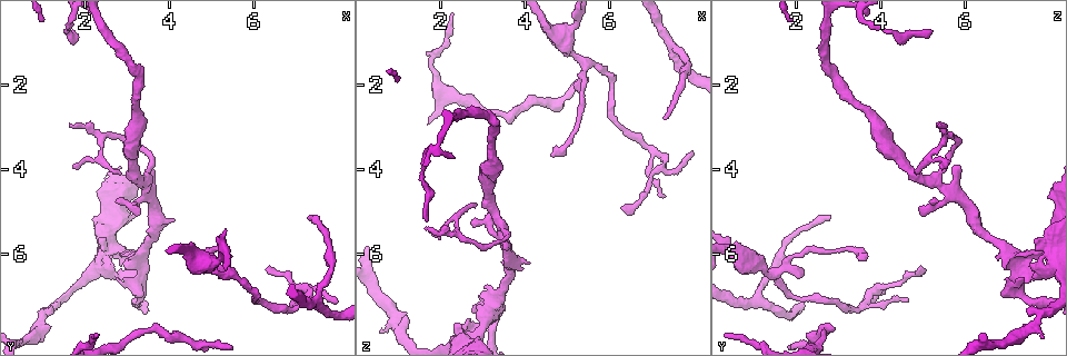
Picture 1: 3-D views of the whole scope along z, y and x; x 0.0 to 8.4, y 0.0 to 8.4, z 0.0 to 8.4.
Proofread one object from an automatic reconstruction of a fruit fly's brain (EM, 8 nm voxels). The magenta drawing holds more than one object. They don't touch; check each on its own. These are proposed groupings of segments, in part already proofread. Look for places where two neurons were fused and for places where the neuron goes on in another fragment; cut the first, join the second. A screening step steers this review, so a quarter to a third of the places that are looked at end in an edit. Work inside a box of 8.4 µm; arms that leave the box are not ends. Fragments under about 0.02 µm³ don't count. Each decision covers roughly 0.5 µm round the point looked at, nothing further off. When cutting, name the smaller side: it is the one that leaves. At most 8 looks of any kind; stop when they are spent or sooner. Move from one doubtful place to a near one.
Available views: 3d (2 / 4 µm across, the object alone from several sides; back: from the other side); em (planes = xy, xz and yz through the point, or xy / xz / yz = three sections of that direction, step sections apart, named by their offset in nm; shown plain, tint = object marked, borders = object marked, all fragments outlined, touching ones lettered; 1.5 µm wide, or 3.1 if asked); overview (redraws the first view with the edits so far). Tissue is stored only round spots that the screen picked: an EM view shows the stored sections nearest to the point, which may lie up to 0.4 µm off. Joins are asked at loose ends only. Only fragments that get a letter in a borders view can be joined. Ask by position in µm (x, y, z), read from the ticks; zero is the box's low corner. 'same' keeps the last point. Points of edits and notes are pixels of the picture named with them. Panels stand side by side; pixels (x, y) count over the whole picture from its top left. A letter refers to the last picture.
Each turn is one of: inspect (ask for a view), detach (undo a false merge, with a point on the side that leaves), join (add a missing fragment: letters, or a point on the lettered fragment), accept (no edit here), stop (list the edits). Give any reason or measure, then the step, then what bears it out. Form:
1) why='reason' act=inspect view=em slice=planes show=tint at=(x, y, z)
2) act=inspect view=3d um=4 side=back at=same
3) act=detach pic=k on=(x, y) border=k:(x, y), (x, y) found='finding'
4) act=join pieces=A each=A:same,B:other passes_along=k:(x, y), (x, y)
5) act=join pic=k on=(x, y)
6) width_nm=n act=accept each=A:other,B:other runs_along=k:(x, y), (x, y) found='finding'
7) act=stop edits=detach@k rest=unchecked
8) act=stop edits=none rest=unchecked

why='touches itself' act=inspect view=em slice=planes show=tint at=(2.40, 3.45, 5.35)

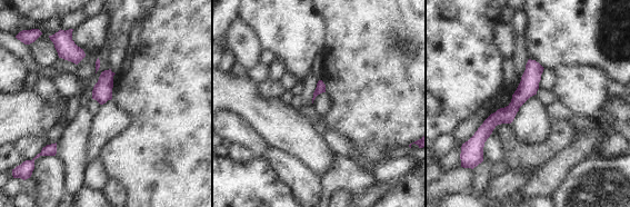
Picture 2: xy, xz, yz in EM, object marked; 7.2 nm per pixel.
why='see the neighbours' act=inspect view=em slice=planes show=borders at=same

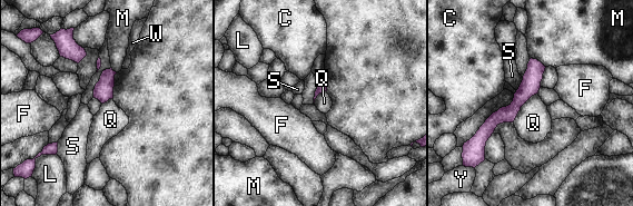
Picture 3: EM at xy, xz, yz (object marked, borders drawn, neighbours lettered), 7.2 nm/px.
act=accept each=C:other,F:other,L:other,M:other,Q:other,S:other,W:other,Y:other border=3:(523, 77), (516, 90) found='continuous, no second neuron'

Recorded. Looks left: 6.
why='free end' act=inspect view=3d um=4 at=(1.65, 0.75, 5.25)

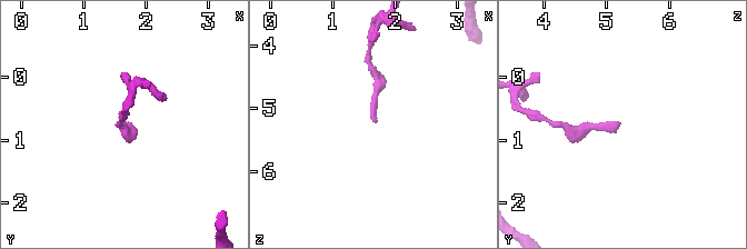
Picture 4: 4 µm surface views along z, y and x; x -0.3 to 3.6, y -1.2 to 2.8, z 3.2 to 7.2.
why='need the tissue' act=inspect view=em slice=planes show=borders at=(1.65, 0.75, 5.20)

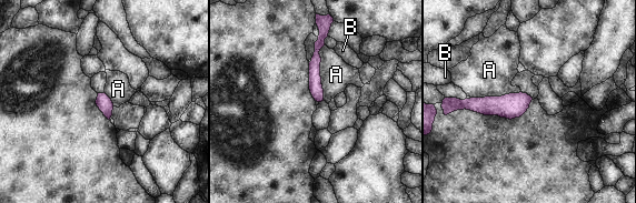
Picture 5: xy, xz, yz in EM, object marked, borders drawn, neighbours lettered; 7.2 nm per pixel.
width_nm=100 act=accept each=A:other,B:other runs_along=5:(528, 99), (516, 104), (463, 104) found='no lettered fragment goes on from it'

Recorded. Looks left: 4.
why='end of a long branch' act=inspect view=3d um=4 at=(7.30, 5.10, 2.80)

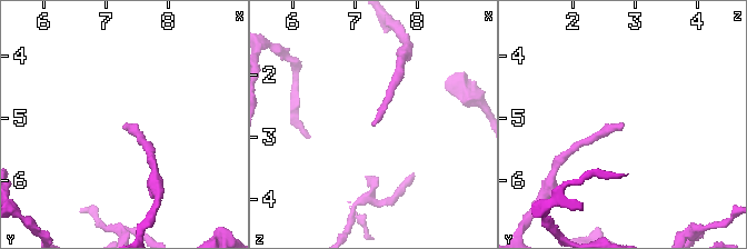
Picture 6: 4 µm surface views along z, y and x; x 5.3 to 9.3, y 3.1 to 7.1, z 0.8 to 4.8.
act=inspect view=em slice=planes show=borders at=(7.25, 5.10, 2.80)

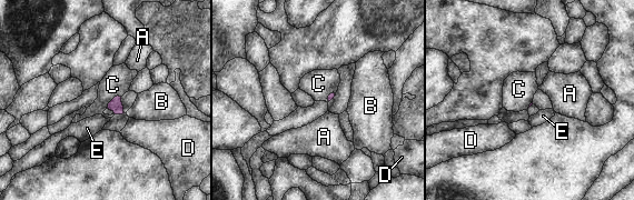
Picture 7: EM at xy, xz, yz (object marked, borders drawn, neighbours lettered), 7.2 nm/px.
longest_contact=C:140nm act=accept each=A:other,B:other,C:other,D:other,E:other border=7:(120, 96), (116, 96), (106, 107) found='none of them fits'

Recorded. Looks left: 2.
why='sharp bend' act=inspect view=em slice=planes show=borders at=(7.30, 6.95, 3.75)

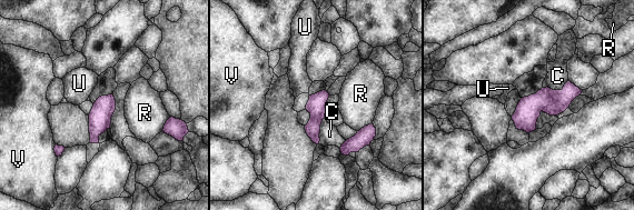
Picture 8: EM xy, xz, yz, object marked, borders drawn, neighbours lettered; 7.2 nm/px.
act=accept each=C:other,R:other,U:other,V:other runs_along=8:(577, 91), (543, 101), (518, 126) found='one neuron here'

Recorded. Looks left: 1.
act=stop edits=none rest=unchecked

